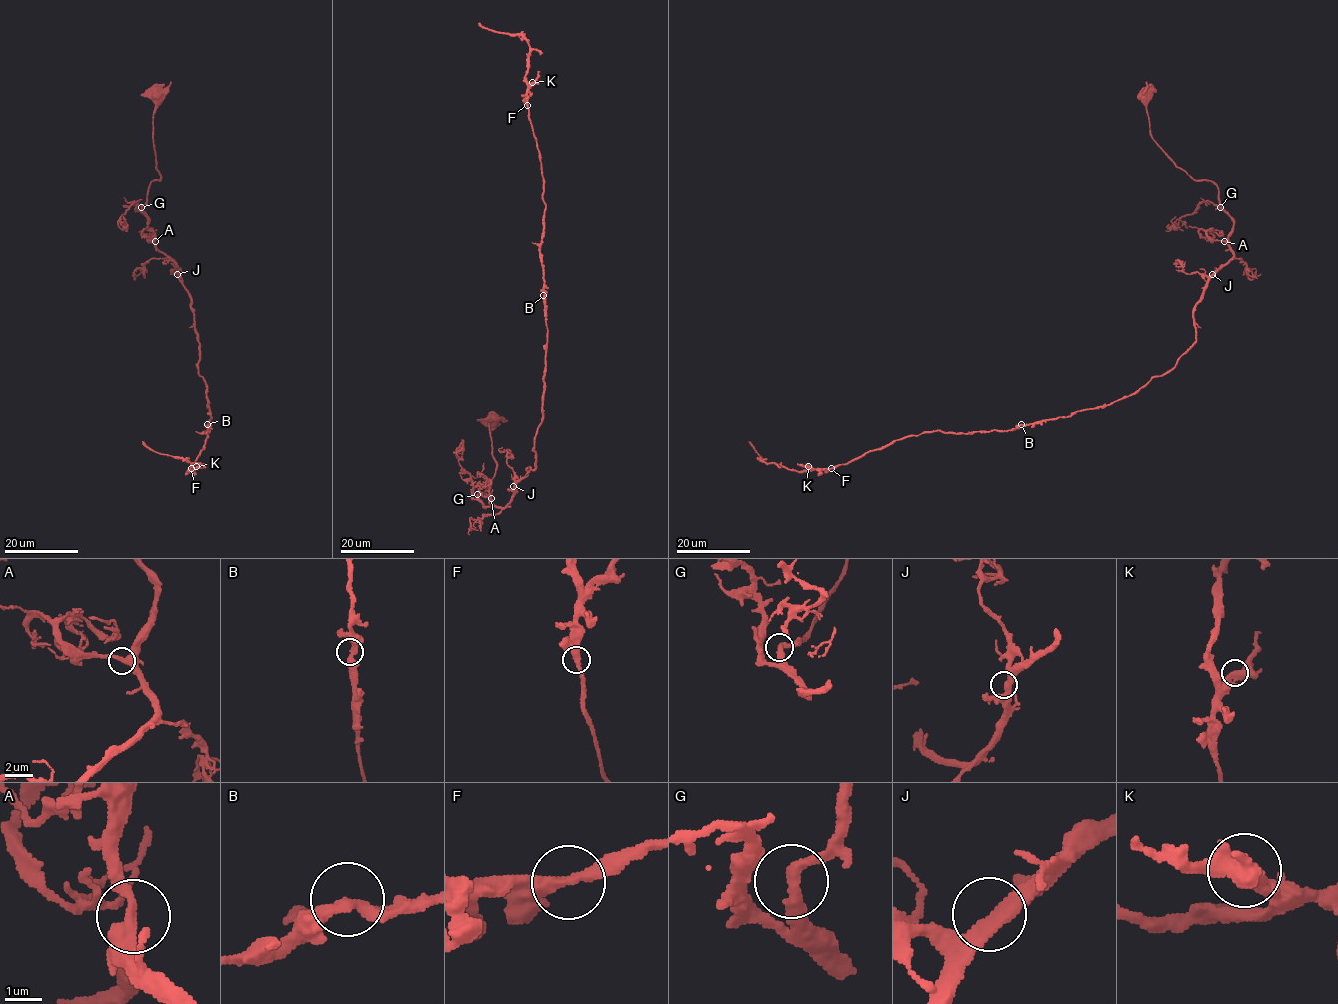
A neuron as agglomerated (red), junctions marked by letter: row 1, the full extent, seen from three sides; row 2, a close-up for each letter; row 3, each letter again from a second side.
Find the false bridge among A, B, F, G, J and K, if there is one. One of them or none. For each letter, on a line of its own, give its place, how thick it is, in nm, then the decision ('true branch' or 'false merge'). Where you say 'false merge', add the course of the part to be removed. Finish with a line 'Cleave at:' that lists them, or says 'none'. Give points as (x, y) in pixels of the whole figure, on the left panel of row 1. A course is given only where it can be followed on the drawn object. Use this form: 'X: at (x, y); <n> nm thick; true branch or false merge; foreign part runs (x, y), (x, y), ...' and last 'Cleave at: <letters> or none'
A: at (155, 241); 400 nm thick; true branch
B: at (207, 424); 340 nm thick; true branch
F: at (191, 468); 360 nm thick; true branch
G: at (141, 207); 320 nm thick; true branch
J: at (177, 274); 360 nm thick; true branch
K: at (196, 466); 360 nm thick; true branch
Cleave at: none

